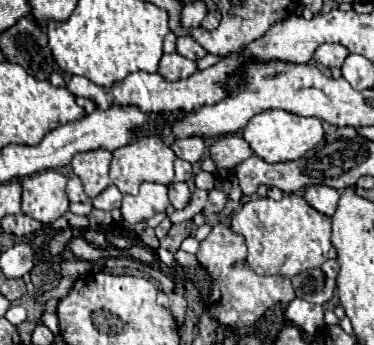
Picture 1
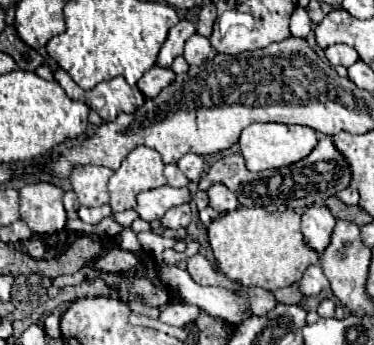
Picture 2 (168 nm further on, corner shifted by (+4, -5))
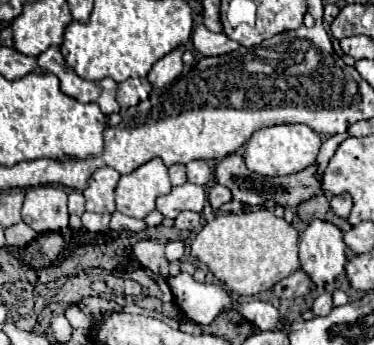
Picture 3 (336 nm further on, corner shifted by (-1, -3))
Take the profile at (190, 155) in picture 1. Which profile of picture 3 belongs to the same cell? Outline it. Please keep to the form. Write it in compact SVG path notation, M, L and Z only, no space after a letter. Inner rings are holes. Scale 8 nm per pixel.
M200 159L198 161L190 161L186 165L186 169L188 169L188 181L194 183L194 185L202 185L204 187L210 181L212 171L210 171L206 161L200 161Z

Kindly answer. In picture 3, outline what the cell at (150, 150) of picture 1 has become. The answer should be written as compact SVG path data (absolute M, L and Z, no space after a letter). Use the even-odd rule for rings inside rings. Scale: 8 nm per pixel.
M152 159L136 171L122 175L116 187L116 209L128 217L146 219L156 209L156 197L172 189L162 159Z

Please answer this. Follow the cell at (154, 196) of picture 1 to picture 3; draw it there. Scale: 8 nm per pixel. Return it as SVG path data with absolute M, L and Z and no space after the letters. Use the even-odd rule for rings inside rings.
M184 183L180 187L172 187L168 195L162 195L156 199L156 209L164 217L178 217L182 211L196 211L200 213L206 205L206 191L204 187L198 187L194 183Z

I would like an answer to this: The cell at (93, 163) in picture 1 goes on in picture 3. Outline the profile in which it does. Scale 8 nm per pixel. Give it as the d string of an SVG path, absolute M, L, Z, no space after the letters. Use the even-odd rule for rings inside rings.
M110 167L94 171L94 175L88 181L88 187L84 189L86 211L114 213L114 189L118 185L118 179L120 173Z

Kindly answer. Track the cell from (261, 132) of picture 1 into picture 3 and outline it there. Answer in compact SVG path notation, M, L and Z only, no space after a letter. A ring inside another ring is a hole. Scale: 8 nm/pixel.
M272 125L256 131L248 139L248 143L244 145L244 161L250 171L264 177L292 175L316 163L320 145L322 145L320 135L314 133L308 125Z

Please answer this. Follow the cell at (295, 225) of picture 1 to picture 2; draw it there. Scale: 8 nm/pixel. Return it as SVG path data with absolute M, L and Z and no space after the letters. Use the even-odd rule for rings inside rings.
M237 207L209 225L211 251L221 271L243 285L259 285L265 289L281 289L303 277L307 267L321 261L321 253L307 247L301 233L301 215L293 209L269 213L265 207Z

